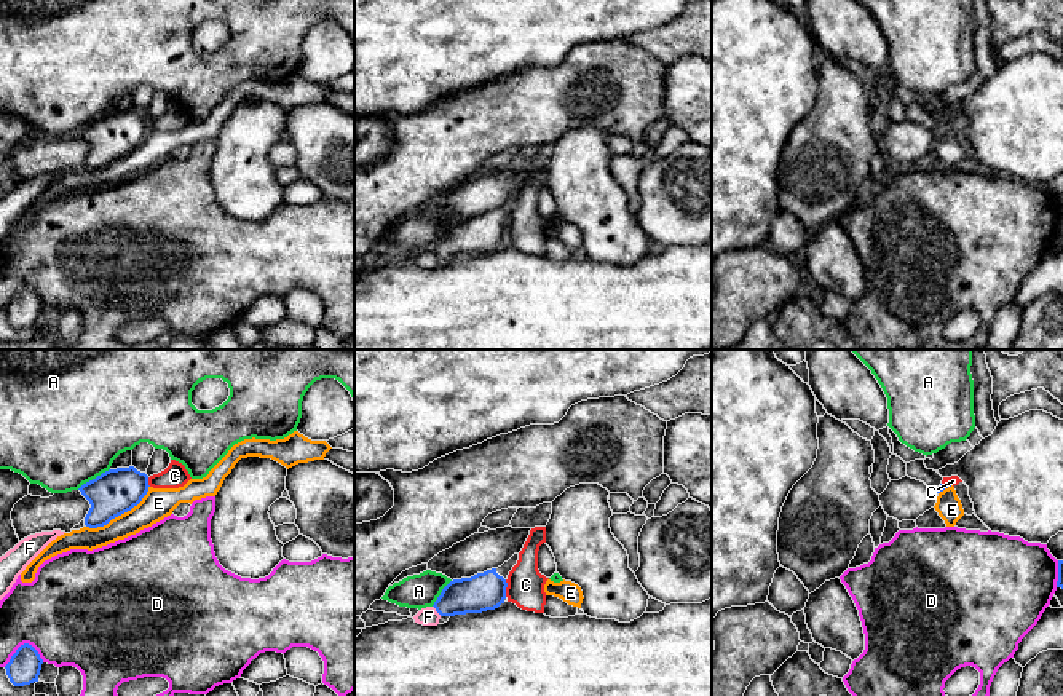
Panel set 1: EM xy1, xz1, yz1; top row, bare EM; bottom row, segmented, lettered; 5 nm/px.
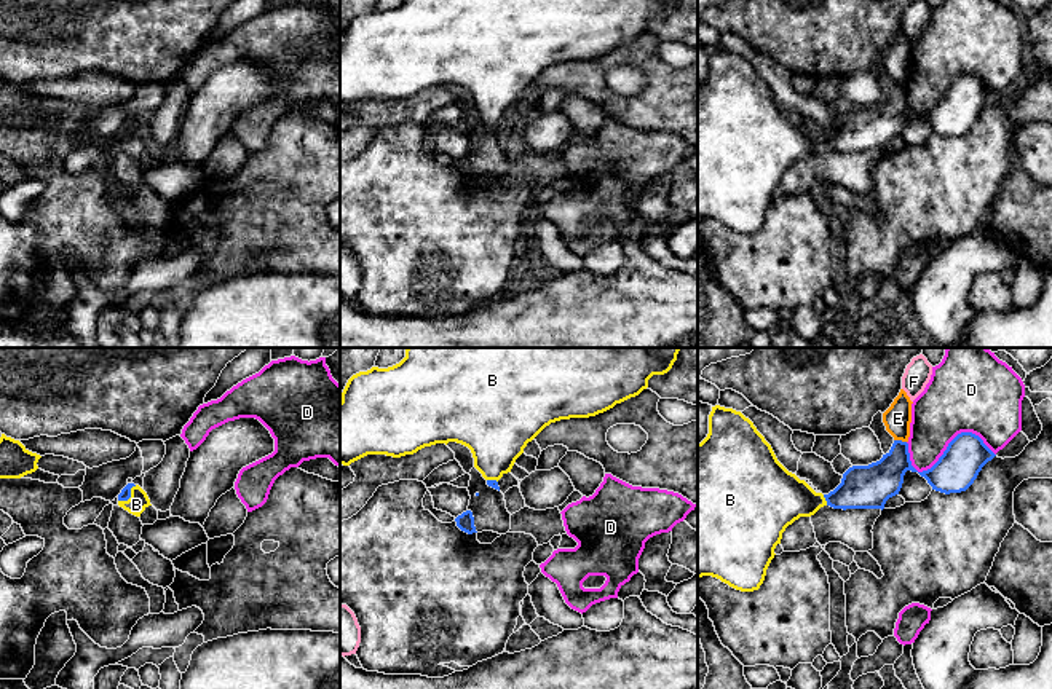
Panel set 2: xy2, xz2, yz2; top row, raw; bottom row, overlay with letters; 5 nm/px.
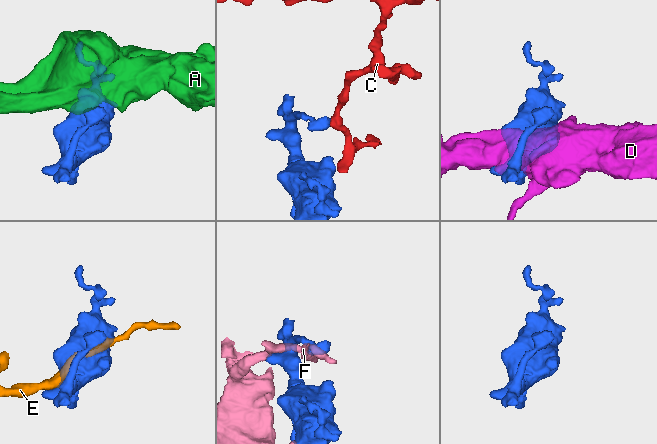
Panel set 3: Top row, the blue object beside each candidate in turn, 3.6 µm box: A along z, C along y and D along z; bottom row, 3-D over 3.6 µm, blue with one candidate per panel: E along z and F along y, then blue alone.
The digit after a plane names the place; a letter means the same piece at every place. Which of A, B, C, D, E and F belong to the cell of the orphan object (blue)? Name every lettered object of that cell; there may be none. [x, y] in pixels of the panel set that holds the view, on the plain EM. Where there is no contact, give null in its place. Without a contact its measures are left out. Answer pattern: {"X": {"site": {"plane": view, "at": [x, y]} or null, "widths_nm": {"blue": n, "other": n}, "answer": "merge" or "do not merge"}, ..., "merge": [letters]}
{"A": {"site": {"plane": "xy1", "at": [93, 122]}, "widths_nm": {"blue": 220, "other": 500}, "answer": "do not merge"}, "B": {"site": {"plane": "xy2", "at": [130, 139]}, "widths_nm": {"blue": 60, "other": 100}, "answer": "merge"}, "C": {"site": {"plane": "xz1", "at": [506, 229]}, "widths_nm": {"blue": 190, "other": 190}, "answer": "do not merge"}, "D": {"site": {"plane": "yz2", "at": [944, 94]}, "widths_nm": {"blue": 200, "other": 300}, "answer": "do not merge"}, "E": {"site": {"plane": "xy1", "at": [120, 157]}, "widths_nm": {"blue": 220, "other": 160}, "answer": "do not merge"}, "F": {"site": {"plane": "xz1", "at": [436, 253]}, "widths_nm": {"blue": 190, "other": 100}, "answer": "do not merge"}, "merge": ["B"]}

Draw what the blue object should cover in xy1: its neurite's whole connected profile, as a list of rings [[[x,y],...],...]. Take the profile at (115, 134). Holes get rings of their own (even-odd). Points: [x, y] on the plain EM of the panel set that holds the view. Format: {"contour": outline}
{"contour": [[[134,109],[109,112],[83,126],[78,132],[91,147],[85,168],[104,169],[112,161],[131,153],[147,137],[148,129],[148,118]]]}

